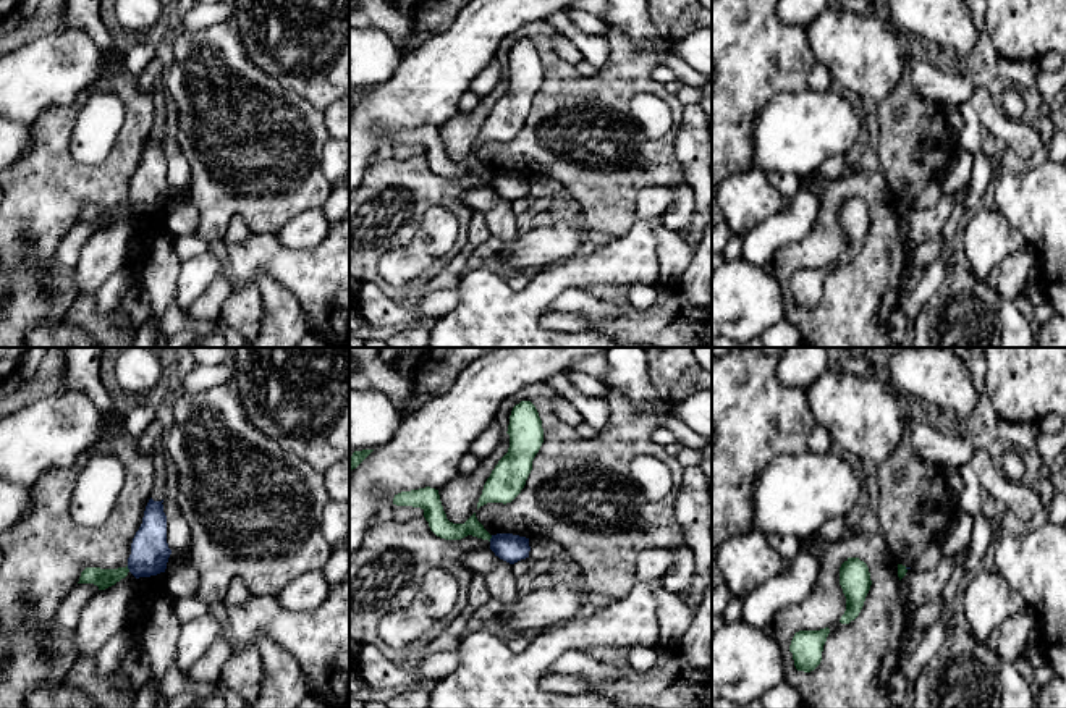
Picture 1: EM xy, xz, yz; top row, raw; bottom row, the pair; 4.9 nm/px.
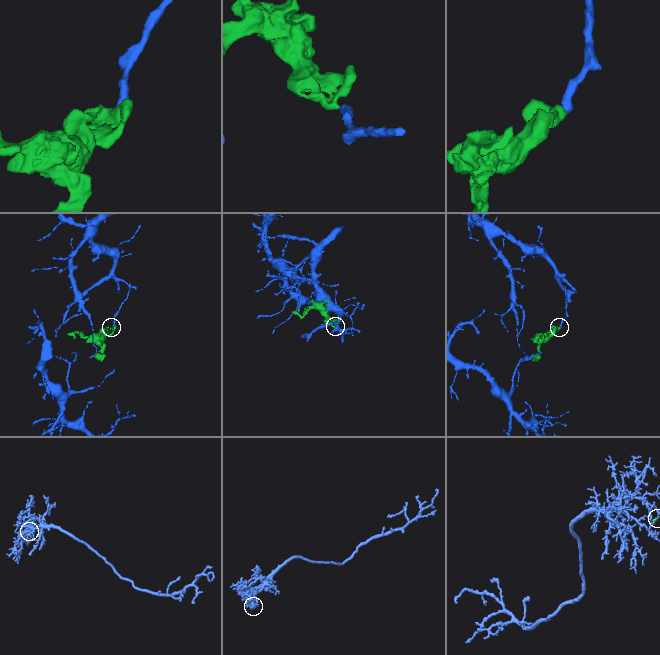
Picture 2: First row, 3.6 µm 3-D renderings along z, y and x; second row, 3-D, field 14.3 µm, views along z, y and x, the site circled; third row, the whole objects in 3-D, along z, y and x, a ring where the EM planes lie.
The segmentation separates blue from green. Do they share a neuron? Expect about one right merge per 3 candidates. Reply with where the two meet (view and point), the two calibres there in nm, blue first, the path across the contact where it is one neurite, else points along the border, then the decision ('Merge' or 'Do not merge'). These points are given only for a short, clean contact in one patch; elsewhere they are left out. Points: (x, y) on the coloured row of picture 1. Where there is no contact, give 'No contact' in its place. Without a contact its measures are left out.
Touches blue at xy (128, 568). Thickness 190 nm (blue) against 100 nm. Boundary: xy (126, 566), (130, 571). Do not merge

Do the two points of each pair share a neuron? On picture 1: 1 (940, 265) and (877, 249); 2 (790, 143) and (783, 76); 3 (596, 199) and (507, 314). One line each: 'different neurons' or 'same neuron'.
1: different neurons
2: different neurons
3: different neurons

